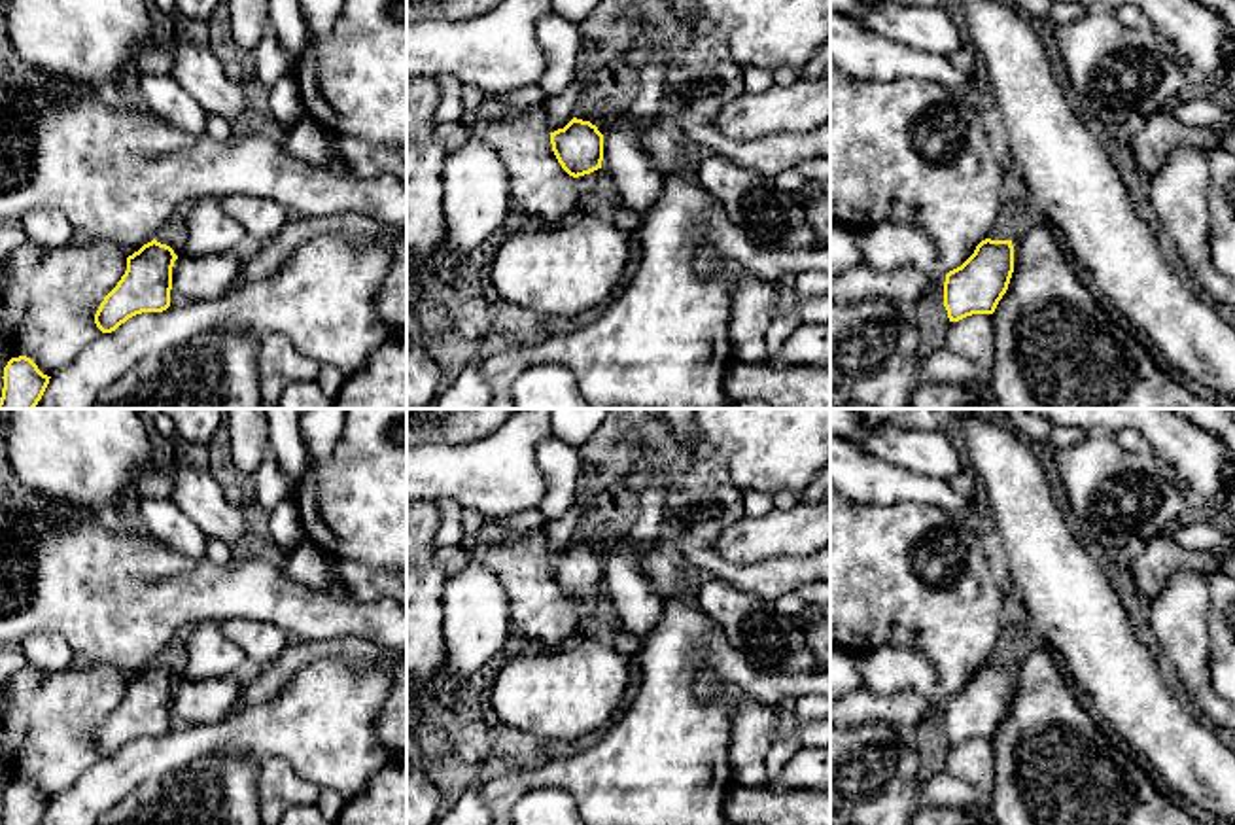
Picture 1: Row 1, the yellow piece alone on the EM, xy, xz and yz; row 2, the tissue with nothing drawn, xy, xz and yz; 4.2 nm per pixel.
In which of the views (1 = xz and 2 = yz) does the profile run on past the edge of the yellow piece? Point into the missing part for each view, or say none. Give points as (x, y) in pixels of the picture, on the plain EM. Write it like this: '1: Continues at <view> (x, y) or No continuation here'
1: No continuation here
2: No continuation here

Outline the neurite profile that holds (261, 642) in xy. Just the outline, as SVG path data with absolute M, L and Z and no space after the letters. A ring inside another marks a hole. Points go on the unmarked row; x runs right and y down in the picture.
M227 619L221 632L246 655L246 664L259 670L272 662L289 643L291 636L276 624L253 619Z

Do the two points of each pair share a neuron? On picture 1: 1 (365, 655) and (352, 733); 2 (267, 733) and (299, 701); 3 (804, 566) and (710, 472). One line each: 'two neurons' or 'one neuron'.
1: two neurons
2: one neuron
3: one neuron

